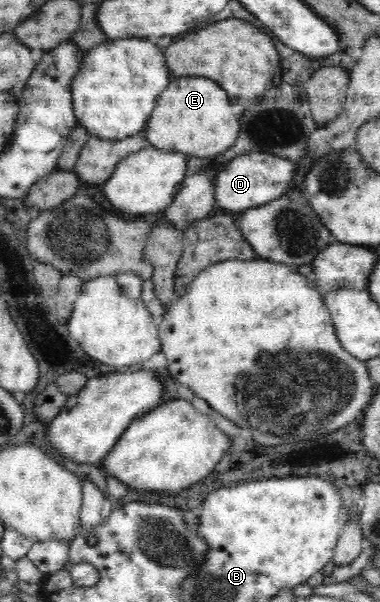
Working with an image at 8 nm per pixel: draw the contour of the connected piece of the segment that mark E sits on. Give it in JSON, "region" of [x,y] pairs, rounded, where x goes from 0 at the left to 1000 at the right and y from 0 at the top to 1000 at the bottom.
{"region":[[[458,128],[432,154],[416,159],[411,181],[374,214],[395,241],[432,251],[458,251],[516,261],[563,261],[616,241],[632,208],[611,191],[595,151],[542,128]]]}

